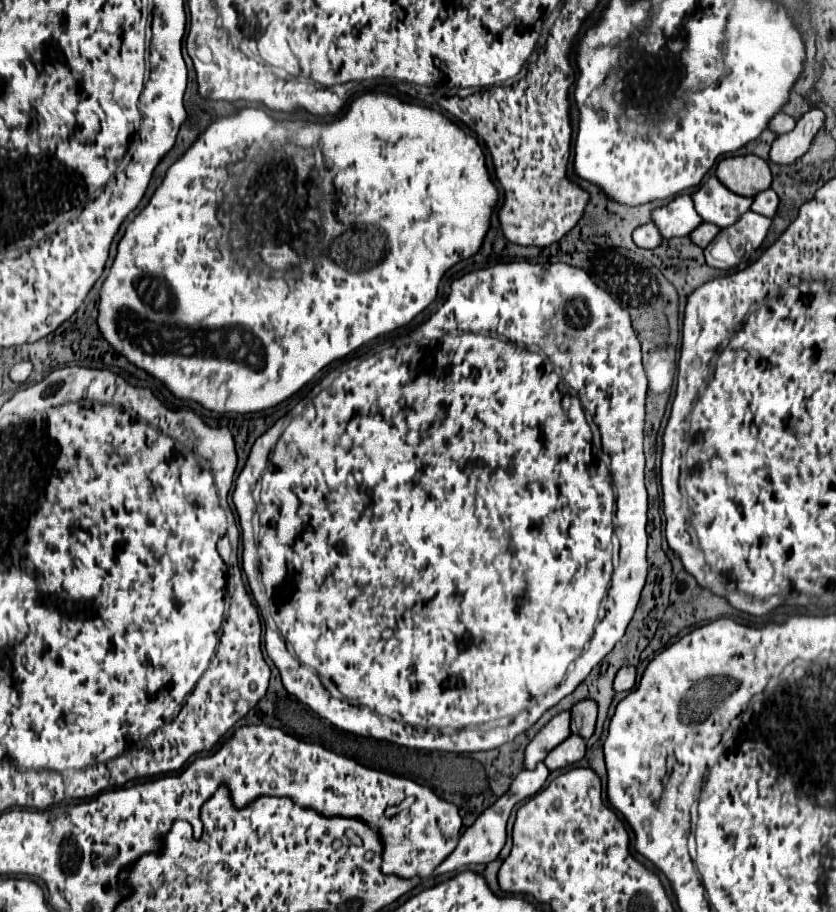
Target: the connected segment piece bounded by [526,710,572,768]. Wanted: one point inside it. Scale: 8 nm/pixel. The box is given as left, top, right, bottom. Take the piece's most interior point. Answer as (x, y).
(557, 730)

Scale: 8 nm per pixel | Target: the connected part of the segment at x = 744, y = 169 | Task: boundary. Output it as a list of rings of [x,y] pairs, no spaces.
[[[748,154],[724,158],[716,168],[716,178],[734,194],[754,198],[756,194],[770,188],[768,162]]]

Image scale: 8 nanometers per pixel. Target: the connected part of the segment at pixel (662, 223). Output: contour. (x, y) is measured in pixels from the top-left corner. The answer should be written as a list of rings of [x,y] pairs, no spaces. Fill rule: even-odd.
[[[676,196],[668,206],[654,210],[652,220],[658,224],[658,228],[662,228],[666,238],[688,236],[694,228],[698,228],[698,224],[702,224],[690,196]]]

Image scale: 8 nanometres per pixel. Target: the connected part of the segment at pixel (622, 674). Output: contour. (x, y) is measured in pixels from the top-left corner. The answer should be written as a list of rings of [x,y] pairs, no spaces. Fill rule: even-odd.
[[[624,666],[624,668],[620,668],[620,672],[616,674],[616,680],[614,680],[614,690],[616,690],[616,692],[632,690],[634,684],[636,684],[636,668],[634,668],[634,666]]]

